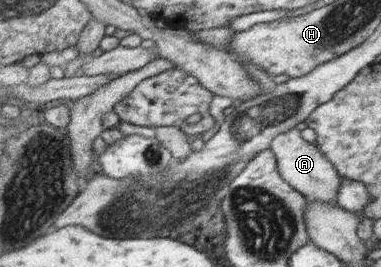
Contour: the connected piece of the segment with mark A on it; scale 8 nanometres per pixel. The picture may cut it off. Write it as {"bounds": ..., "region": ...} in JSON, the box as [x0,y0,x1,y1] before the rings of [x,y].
{"bounds":[270,128,343,207],"region":[[[292,128],[287,133],[279,134],[275,144],[270,148],[277,156],[278,167],[281,175],[298,192],[301,192],[310,201],[330,203],[335,207],[337,204],[339,188],[343,181],[334,163],[321,151],[317,143],[308,142],[303,136],[300,128]]]}

